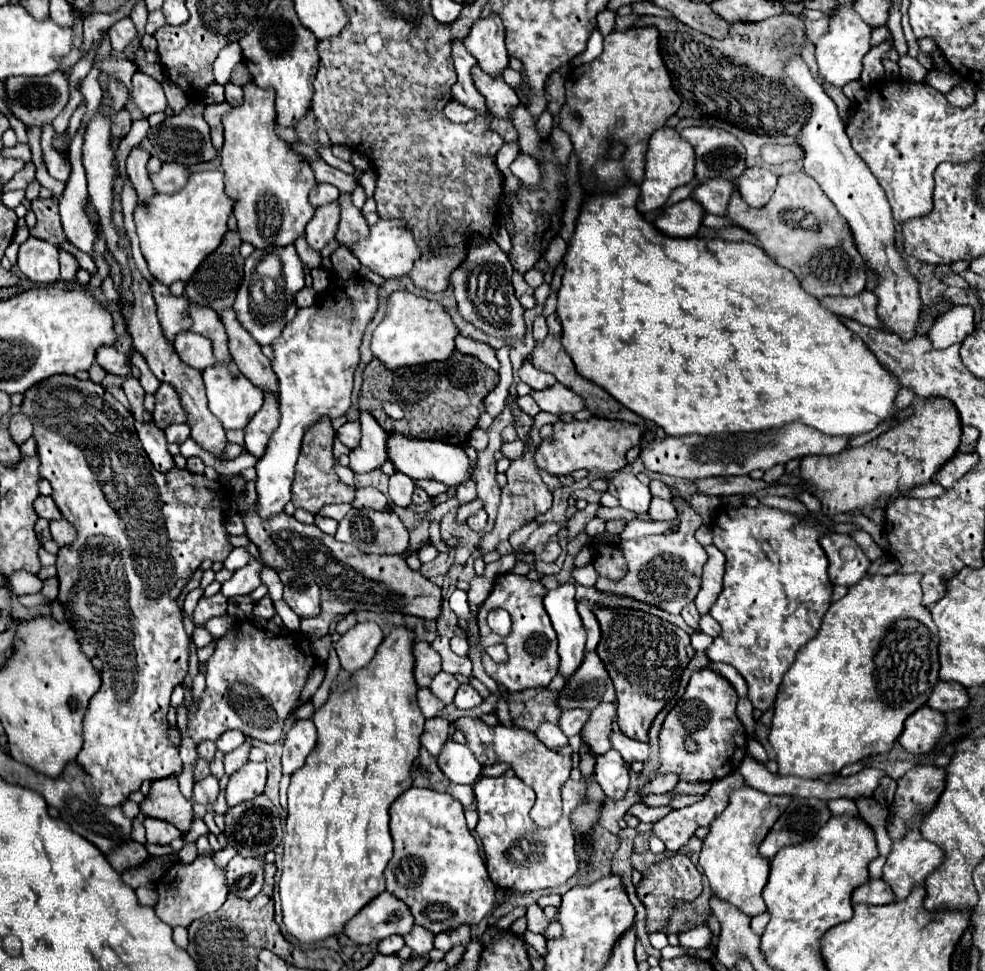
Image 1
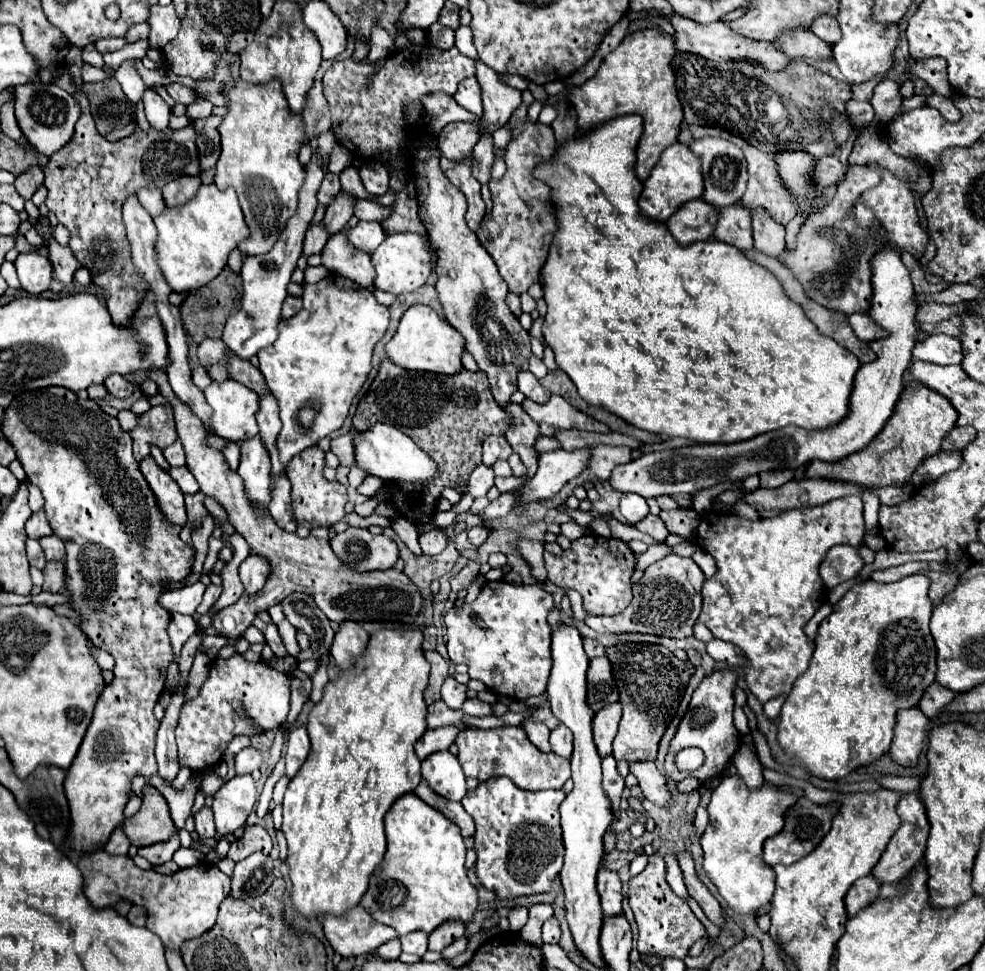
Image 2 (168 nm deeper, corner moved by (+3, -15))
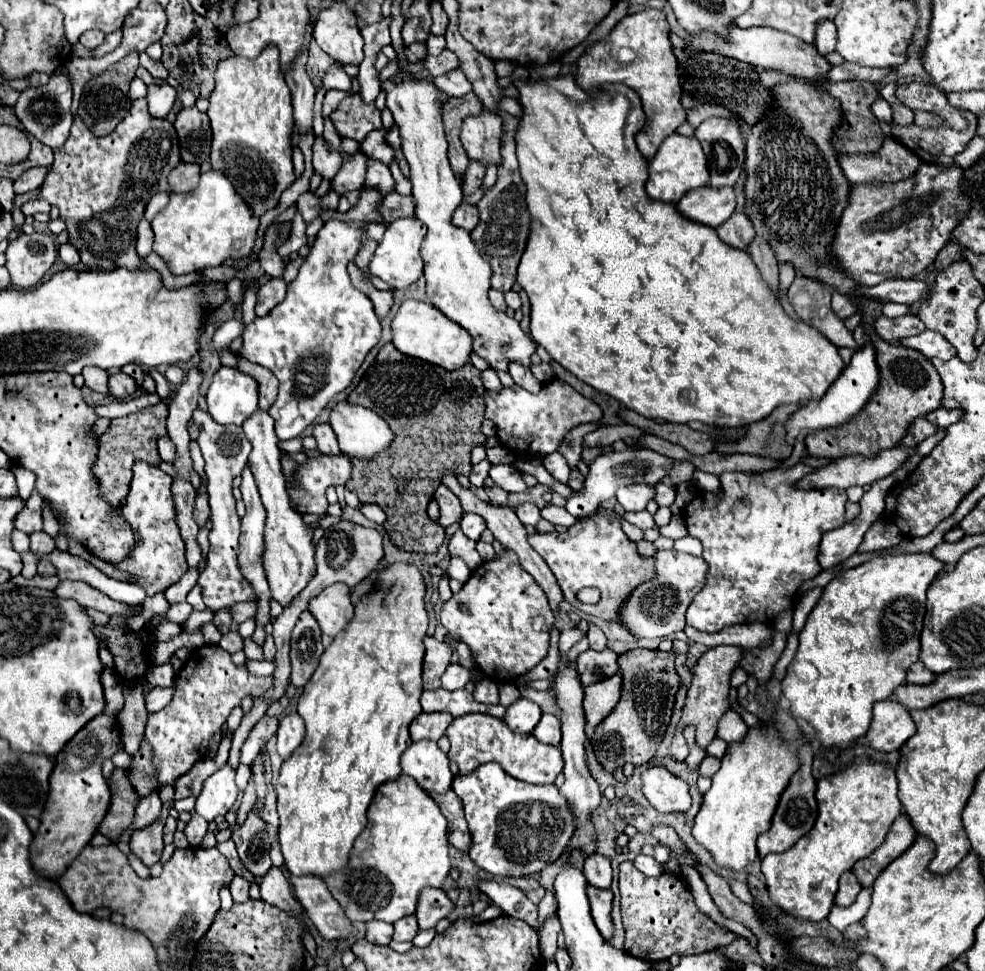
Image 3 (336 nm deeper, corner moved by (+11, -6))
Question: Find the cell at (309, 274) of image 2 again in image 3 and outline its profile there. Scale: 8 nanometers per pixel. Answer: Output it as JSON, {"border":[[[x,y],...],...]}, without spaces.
{"border":[[[271,278],[257,292],[257,316],[265,316],[275,304],[283,302],[287,294],[287,282],[283,278]]]}

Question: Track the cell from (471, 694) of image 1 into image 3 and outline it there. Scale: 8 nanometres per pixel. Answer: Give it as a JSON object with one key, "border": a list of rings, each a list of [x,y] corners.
{"border":[[[483,678],[481,682],[475,684],[473,698],[481,704],[499,704],[499,690],[497,684],[491,678]]]}

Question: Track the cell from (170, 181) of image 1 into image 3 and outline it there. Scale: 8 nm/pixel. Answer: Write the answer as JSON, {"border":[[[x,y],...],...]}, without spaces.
{"border":[[[181,162],[171,170],[167,180],[169,180],[171,192],[191,192],[199,182],[199,166]]]}

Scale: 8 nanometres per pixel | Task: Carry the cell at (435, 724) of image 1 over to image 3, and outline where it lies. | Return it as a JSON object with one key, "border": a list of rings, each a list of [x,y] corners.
{"border":[[[423,712],[415,718],[415,722],[411,722],[411,728],[409,728],[411,740],[413,742],[423,740],[423,738],[439,740],[449,728],[449,724],[451,724],[449,714],[425,714]]]}

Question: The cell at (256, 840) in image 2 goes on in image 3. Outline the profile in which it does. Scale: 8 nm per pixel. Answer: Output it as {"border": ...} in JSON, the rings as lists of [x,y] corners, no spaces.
{"border":[[[227,840],[227,842],[223,842],[223,844],[217,844],[217,848],[219,848],[219,852],[229,860],[231,868],[235,870],[235,874],[241,876],[241,870],[245,870],[245,868],[243,868],[243,864],[239,862],[239,856],[237,856],[237,850],[235,850],[235,842]]]}

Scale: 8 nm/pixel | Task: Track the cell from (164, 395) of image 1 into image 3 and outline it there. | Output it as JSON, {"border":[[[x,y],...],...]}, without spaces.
{"border":[[[161,400],[155,406],[147,406],[135,414],[127,414],[123,418],[111,420],[111,426],[107,432],[99,438],[99,458],[95,462],[95,476],[101,482],[101,490],[111,504],[121,504],[127,498],[129,482],[131,482],[131,466],[135,460],[145,460],[151,464],[159,464],[159,452],[157,452],[157,440],[167,434],[165,428],[167,420],[167,404]]]}

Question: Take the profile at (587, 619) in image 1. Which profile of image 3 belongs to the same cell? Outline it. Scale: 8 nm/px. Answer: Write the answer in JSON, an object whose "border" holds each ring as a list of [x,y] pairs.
{"border":[[[589,624],[587,640],[589,640],[589,646],[591,646],[593,650],[603,650],[603,648],[605,648],[605,642],[607,642],[603,630],[601,630],[599,626],[595,626],[595,624]]]}

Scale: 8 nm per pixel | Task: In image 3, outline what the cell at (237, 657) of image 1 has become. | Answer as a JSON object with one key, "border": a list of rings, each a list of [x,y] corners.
{"border":[[[205,644],[193,650],[177,676],[173,700],[163,710],[149,714],[141,750],[133,756],[135,760],[129,768],[129,778],[135,784],[137,794],[147,796],[161,784],[175,784],[179,776],[207,756],[207,744],[215,732],[223,730],[231,710],[241,706],[245,696],[251,696],[253,700],[263,698],[273,688],[273,682],[273,676],[253,676],[247,670],[247,664],[235,664],[231,654],[219,646]]]}

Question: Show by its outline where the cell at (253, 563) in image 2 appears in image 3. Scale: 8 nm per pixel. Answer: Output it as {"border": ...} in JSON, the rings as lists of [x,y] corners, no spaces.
{"border":[[[245,466],[243,468],[243,474],[241,474],[243,482],[241,482],[241,494],[243,494],[243,502],[245,502],[245,516],[241,518],[241,536],[239,536],[239,570],[241,574],[251,582],[253,590],[255,590],[255,602],[257,602],[257,628],[255,628],[255,634],[251,636],[259,646],[265,642],[265,632],[263,632],[263,626],[269,622],[269,582],[267,582],[267,576],[265,576],[265,568],[263,568],[263,554],[265,554],[265,540],[263,540],[263,532],[265,532],[265,510],[263,510],[263,504],[261,504],[261,498],[259,498],[259,492],[257,492],[257,484],[255,484],[255,478],[251,474],[251,468]]]}

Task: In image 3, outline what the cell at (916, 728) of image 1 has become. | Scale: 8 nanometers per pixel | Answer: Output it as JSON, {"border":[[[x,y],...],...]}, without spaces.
{"border":[[[887,698],[873,706],[873,722],[869,726],[867,740],[875,750],[895,752],[915,734],[915,730],[909,710],[895,698]]]}

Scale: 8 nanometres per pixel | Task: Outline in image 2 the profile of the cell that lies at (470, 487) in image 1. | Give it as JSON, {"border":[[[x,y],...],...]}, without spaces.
{"border":[[[479,465],[469,477],[469,495],[475,497],[475,499],[485,497],[487,491],[493,487],[493,479],[495,479],[493,469],[489,469],[485,465]]]}

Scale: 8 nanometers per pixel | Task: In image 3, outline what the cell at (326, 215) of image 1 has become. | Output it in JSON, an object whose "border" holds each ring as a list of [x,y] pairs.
{"border":[[[359,150],[349,162],[345,162],[341,166],[339,174],[331,180],[331,186],[339,196],[345,196],[349,190],[361,190],[363,188],[365,160],[367,160],[367,156]]]}

